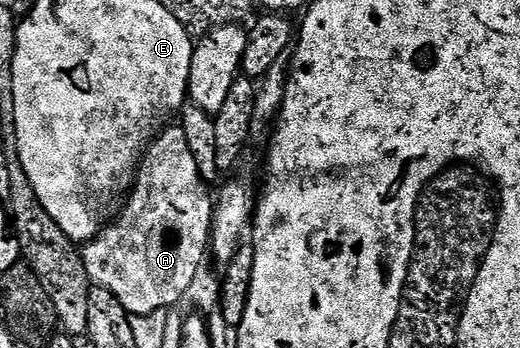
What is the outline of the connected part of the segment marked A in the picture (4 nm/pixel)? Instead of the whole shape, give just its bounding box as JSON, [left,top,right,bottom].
[82,127,213,318]

